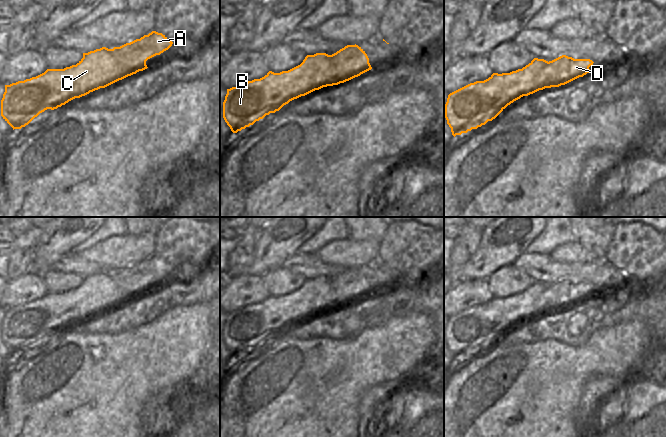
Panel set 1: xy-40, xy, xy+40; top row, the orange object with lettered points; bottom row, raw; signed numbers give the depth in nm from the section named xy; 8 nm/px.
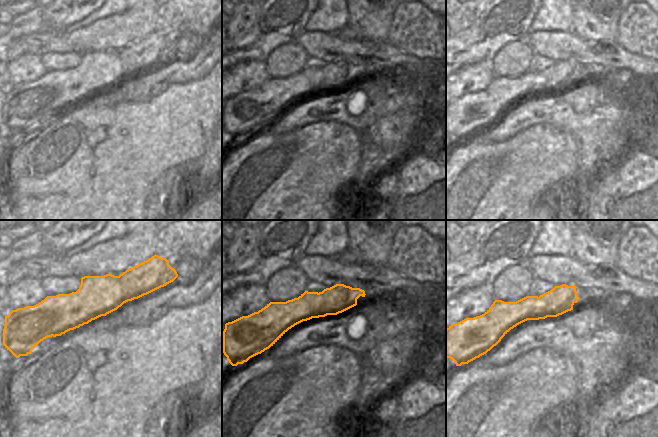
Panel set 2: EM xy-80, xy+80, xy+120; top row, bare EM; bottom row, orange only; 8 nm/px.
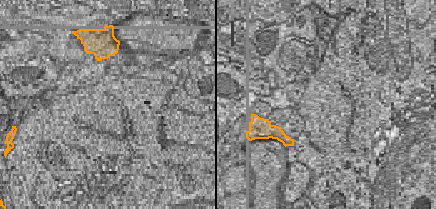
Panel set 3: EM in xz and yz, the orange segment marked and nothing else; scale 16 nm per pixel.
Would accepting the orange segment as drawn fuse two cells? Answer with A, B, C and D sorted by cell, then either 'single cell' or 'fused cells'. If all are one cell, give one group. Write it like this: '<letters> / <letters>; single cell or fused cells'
A D / B C; fused cells

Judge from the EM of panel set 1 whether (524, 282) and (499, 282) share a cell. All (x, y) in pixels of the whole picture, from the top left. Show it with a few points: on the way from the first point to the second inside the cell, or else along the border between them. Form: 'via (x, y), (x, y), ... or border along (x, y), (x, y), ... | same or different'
via (518, 282), (505, 282) | same

